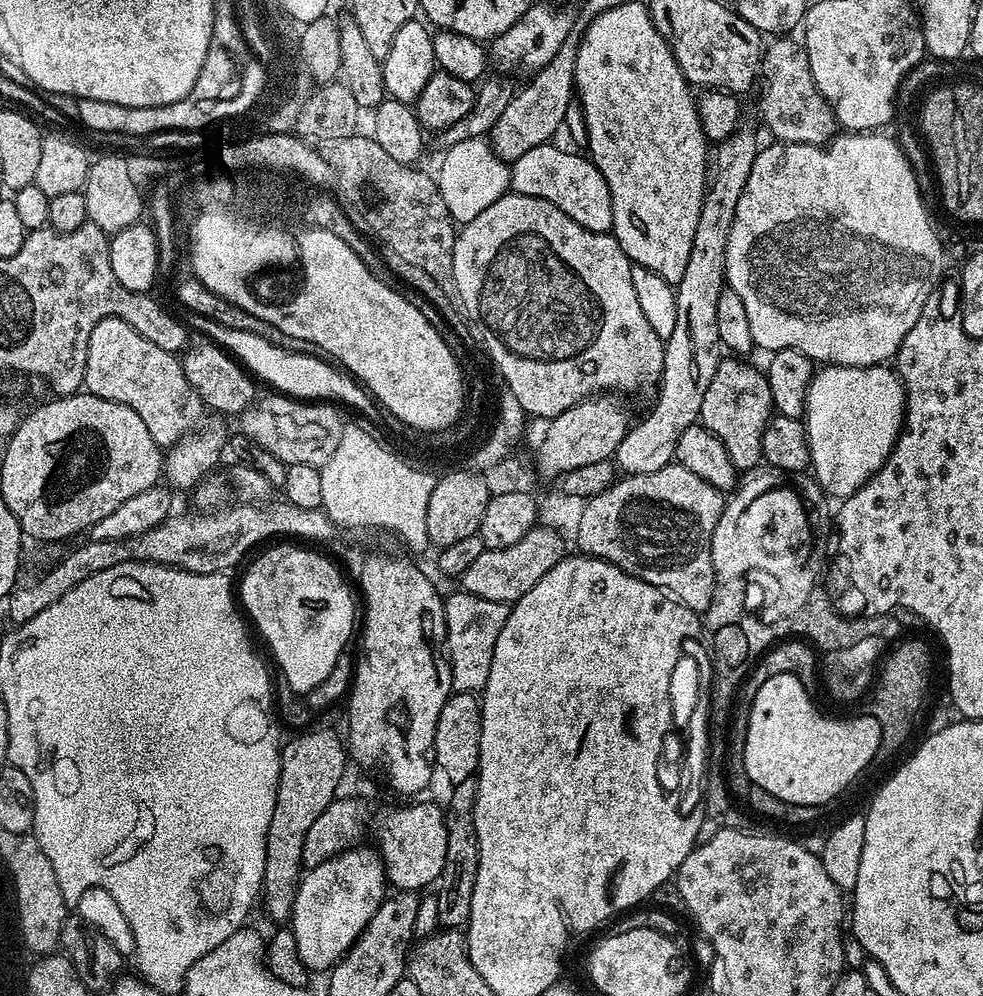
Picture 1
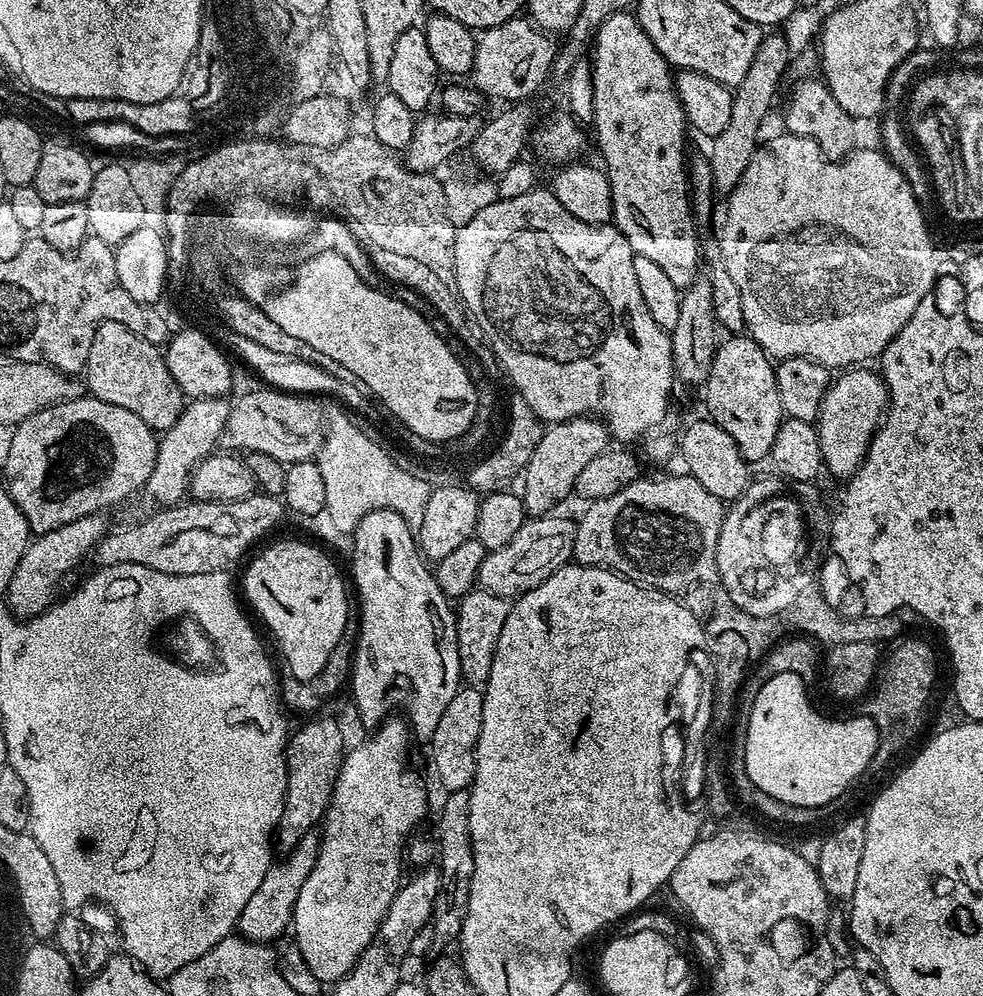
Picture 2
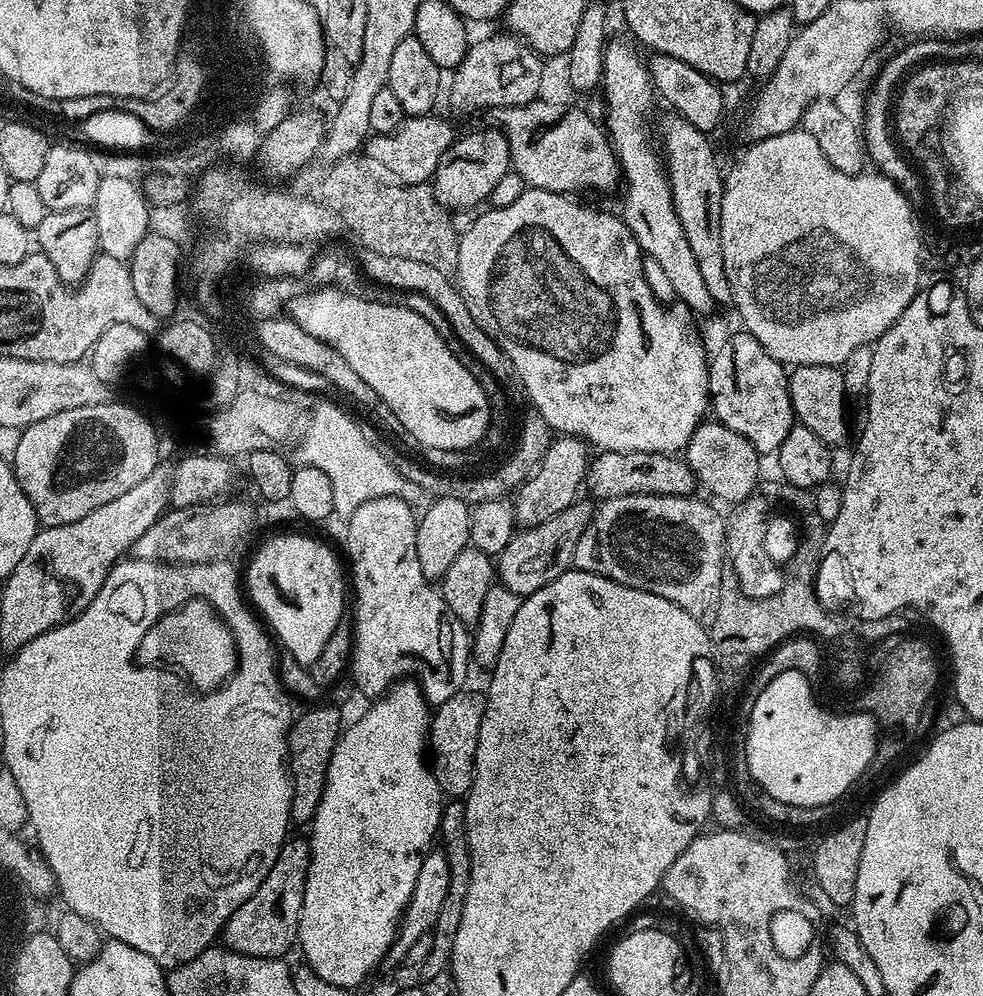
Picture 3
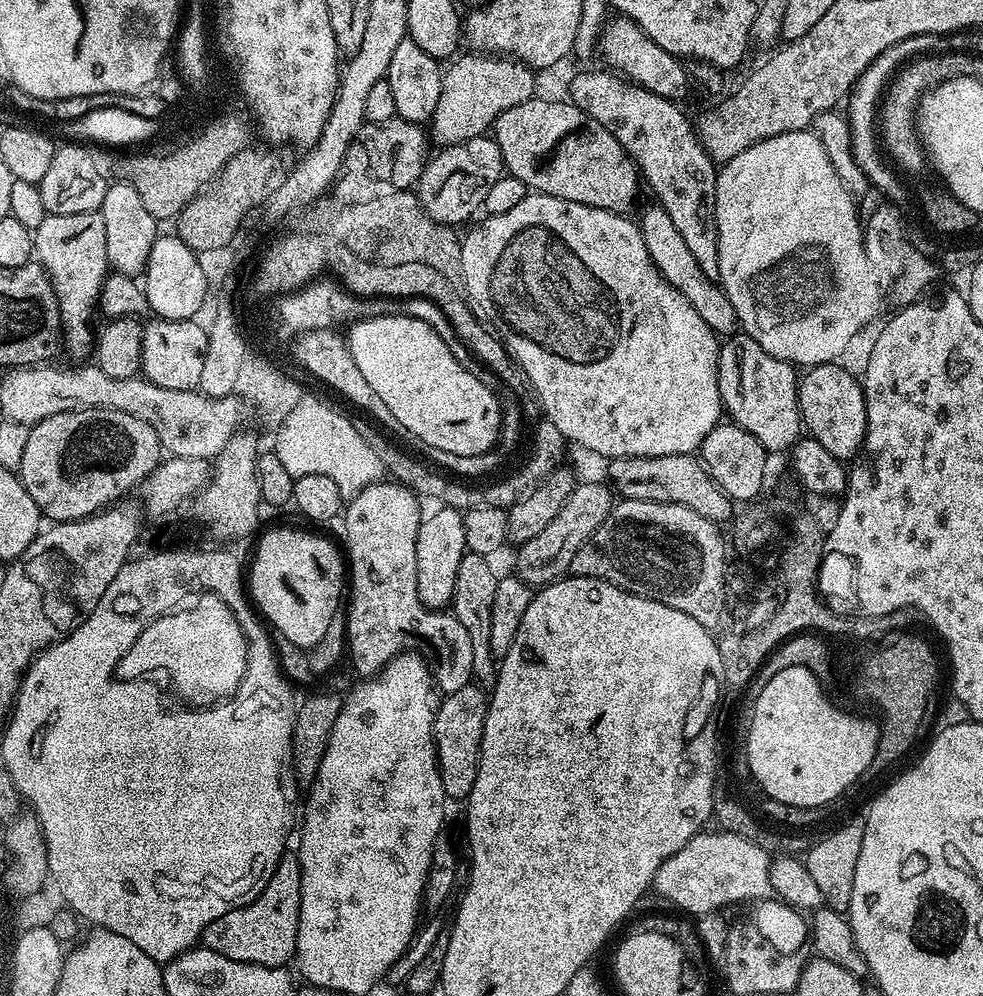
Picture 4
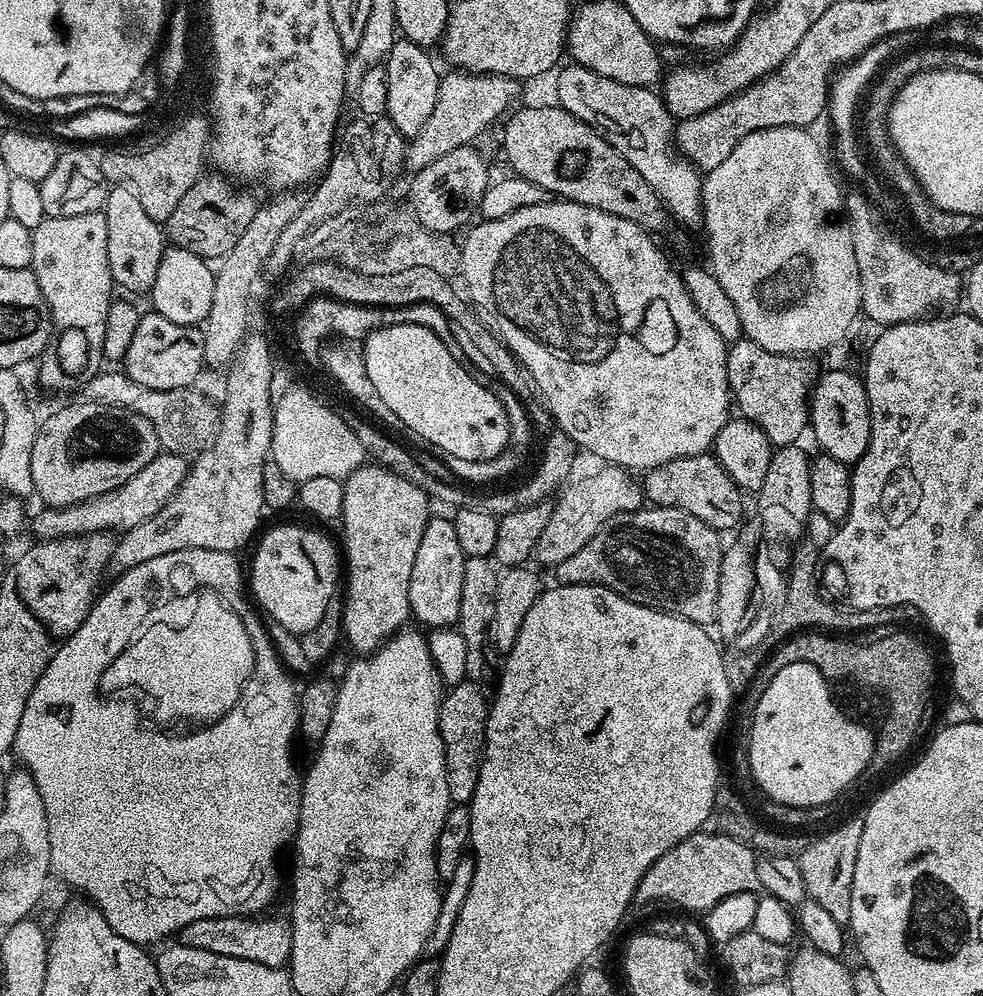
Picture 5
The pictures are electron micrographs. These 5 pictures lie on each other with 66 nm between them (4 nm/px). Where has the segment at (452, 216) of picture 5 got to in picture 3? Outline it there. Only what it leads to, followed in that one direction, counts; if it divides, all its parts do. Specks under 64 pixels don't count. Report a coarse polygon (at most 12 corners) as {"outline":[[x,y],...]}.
{"outline":[[495,126],[449,144],[431,181],[443,208],[472,210],[510,171]]}

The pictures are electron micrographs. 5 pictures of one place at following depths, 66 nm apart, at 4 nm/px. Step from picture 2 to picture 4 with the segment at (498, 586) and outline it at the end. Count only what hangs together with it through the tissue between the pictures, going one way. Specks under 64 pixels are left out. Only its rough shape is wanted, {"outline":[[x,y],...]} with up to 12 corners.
{"outline":[[577,483],[542,534],[519,545],[515,575],[543,586],[610,514],[607,483]]}

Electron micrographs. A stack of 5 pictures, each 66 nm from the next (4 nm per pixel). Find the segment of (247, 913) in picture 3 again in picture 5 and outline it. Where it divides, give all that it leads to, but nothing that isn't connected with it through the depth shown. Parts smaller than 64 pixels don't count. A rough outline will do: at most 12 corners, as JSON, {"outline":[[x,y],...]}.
{"outline":[[287,915],[190,922],[179,943],[284,968]]}

